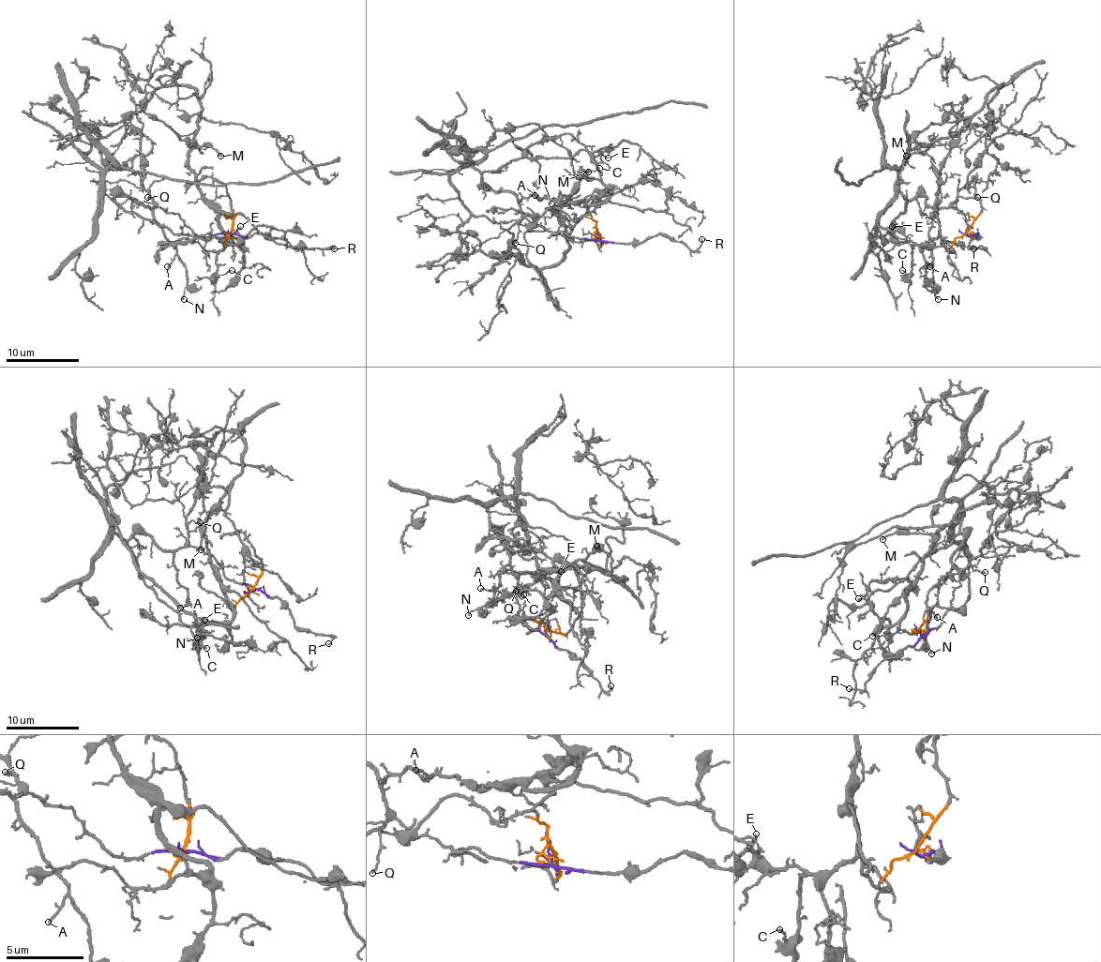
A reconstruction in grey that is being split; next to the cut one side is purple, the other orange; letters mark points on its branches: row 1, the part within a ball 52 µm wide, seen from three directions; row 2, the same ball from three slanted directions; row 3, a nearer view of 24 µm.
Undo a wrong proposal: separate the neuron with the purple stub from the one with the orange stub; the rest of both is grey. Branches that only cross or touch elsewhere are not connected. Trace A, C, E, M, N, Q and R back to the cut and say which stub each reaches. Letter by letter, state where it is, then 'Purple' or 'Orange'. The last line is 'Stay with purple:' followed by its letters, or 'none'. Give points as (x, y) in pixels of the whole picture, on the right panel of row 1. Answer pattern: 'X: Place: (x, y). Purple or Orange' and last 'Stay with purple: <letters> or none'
A: Place: (929, 266). Purple
C: Place: (902, 270). Orange
E: Place: (892, 226). Orange
M: Place: (906, 156). Orange
N: Place: (938, 299). Purple
Q: Place: (977, 197). Purple
R: Place: (973, 248). Purple
Stay with purple: A, N, Q, R

